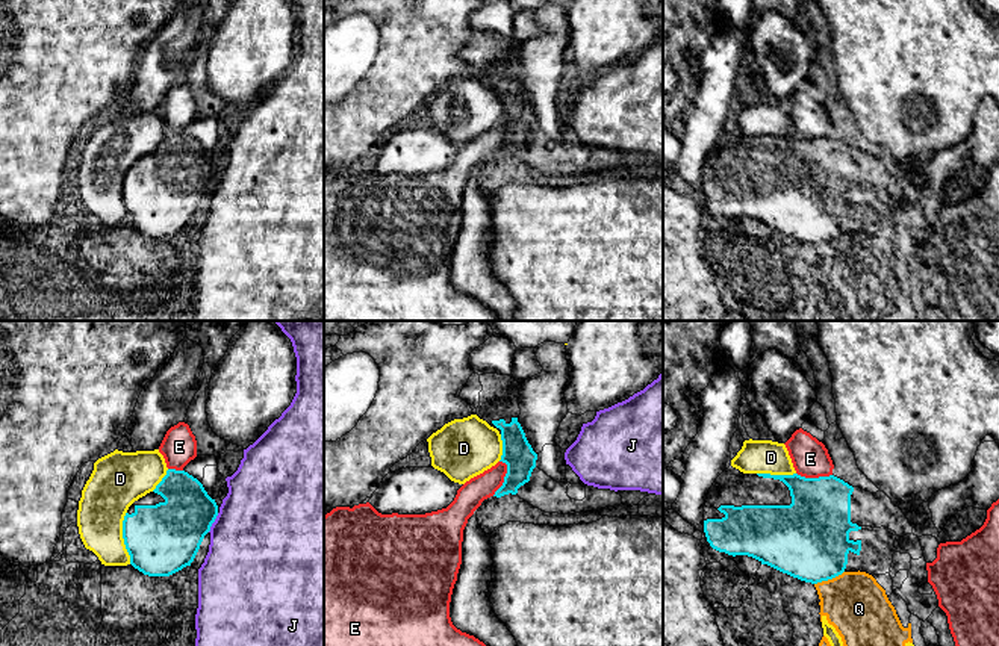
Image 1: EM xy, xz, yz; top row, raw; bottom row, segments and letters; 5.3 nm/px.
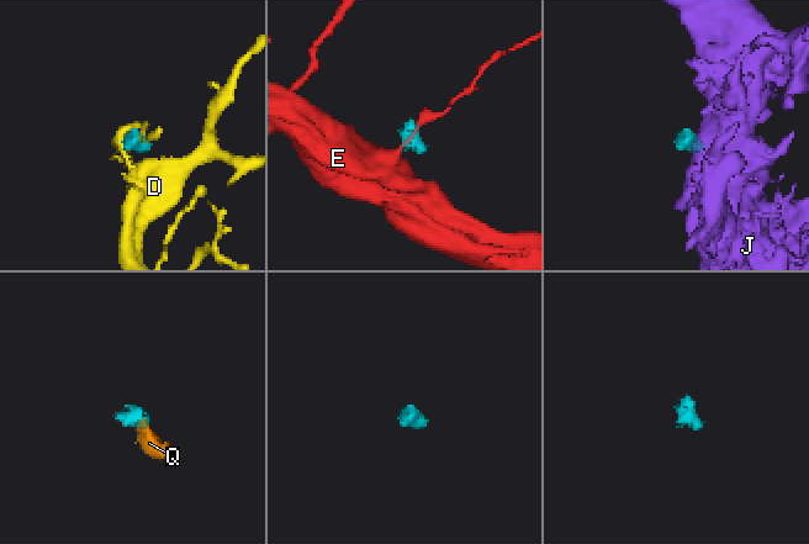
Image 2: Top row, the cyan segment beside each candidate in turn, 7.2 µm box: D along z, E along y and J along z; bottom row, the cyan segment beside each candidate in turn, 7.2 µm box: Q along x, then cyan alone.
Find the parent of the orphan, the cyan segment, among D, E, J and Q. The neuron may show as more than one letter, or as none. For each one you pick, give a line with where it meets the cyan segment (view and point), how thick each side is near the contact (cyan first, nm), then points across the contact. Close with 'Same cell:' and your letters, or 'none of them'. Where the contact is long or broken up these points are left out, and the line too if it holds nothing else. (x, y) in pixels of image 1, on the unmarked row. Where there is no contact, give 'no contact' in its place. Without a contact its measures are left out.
Same cell: none of them

